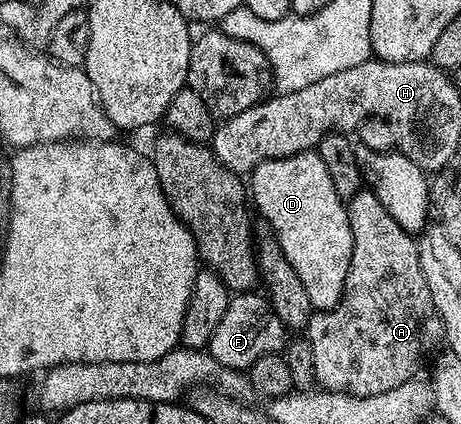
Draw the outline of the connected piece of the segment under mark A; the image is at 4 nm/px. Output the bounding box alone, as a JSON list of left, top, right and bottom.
[307,191,445,395]

